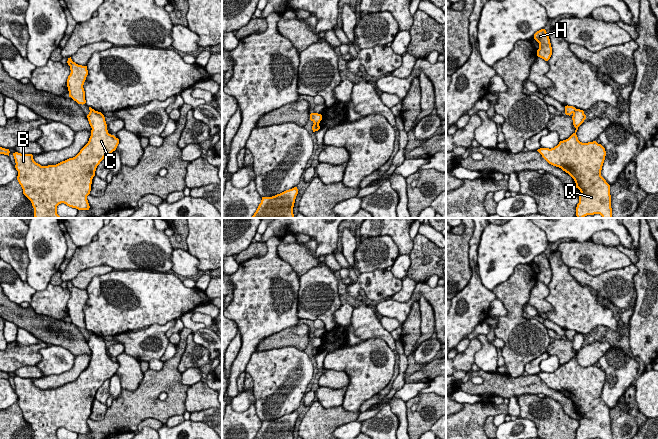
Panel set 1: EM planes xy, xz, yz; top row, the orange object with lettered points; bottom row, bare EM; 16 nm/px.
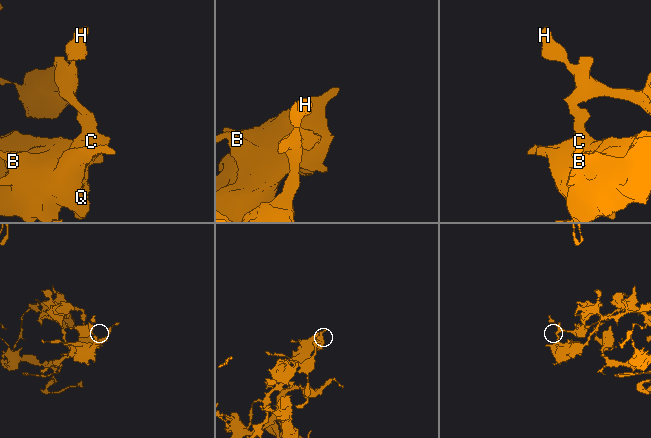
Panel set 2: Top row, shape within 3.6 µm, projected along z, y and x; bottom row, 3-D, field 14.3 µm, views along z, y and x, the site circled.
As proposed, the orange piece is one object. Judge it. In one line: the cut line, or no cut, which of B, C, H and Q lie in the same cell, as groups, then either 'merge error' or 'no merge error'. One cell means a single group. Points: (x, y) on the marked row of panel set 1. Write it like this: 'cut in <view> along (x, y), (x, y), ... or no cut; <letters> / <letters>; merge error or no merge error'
cut in yz along (576, 109), (573, 113); B C Q / H; merge error

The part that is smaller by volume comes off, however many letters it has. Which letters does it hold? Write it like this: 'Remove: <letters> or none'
Remove: H

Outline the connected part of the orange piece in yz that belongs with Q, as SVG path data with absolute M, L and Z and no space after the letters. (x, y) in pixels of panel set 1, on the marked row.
M576 109L572 116L575 132L554 148L537 151L549 164L561 168L574 179L581 192L576 207L577 218L594 214L612 218L610 185L601 176L605 148L596 141L582 143L576 135L585 119L584 111Z

